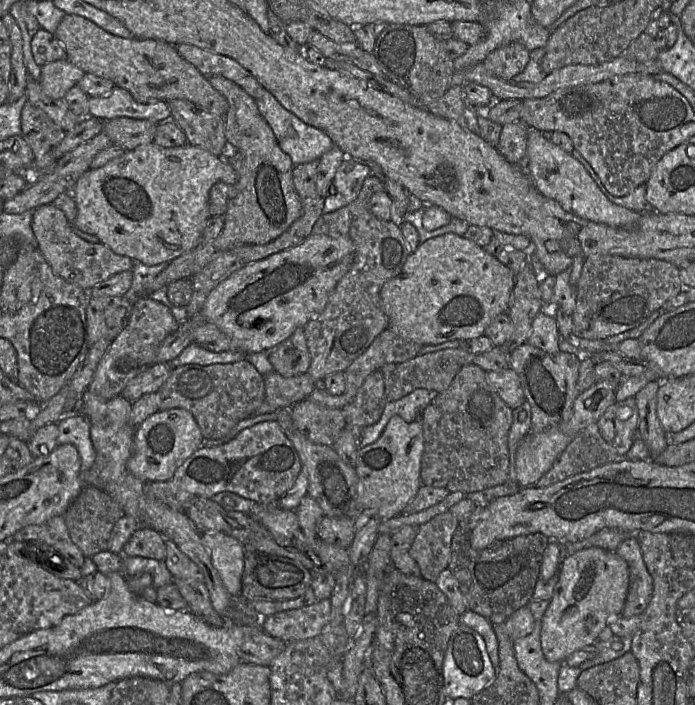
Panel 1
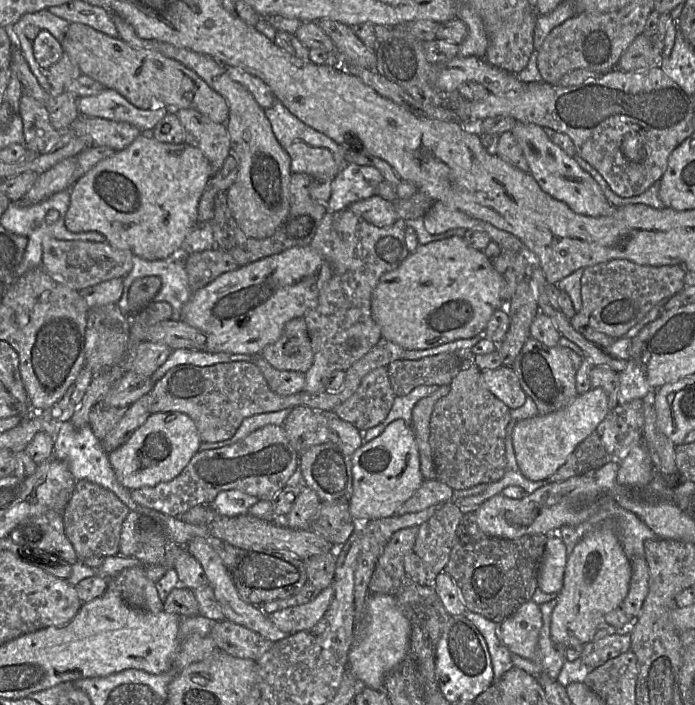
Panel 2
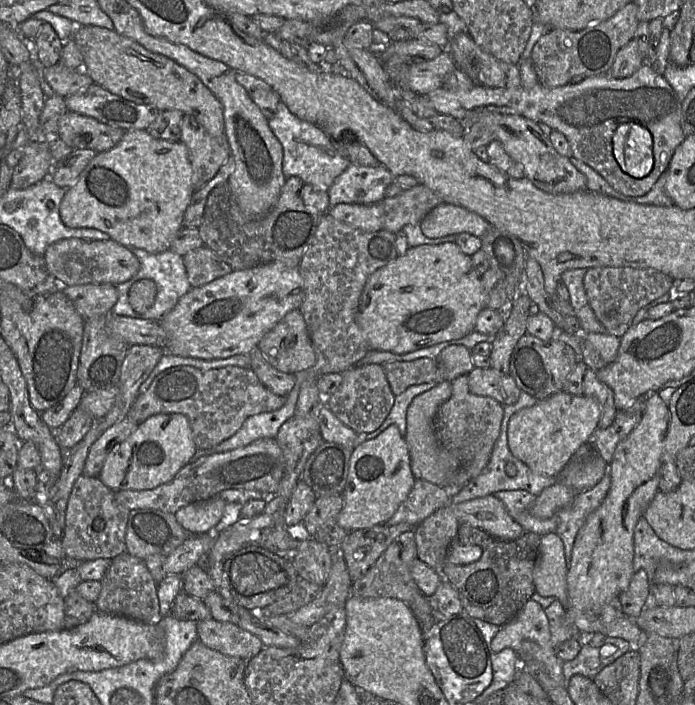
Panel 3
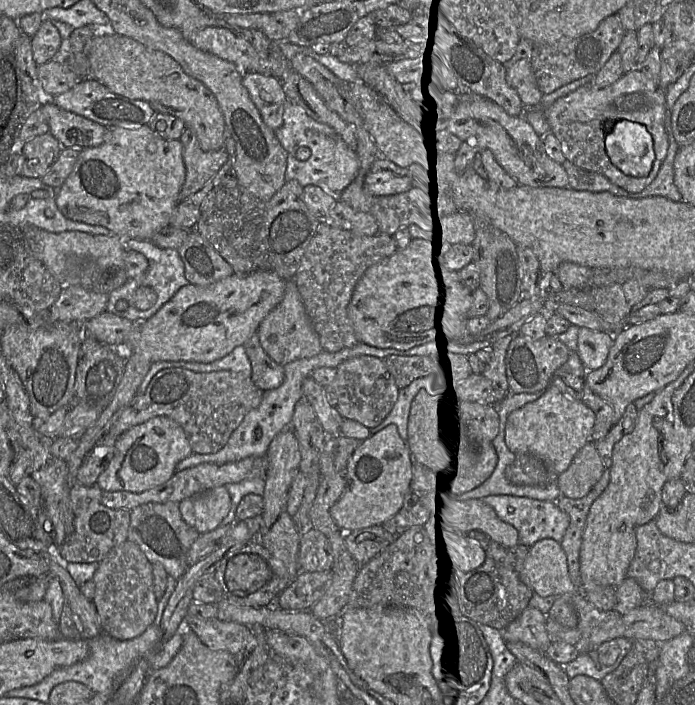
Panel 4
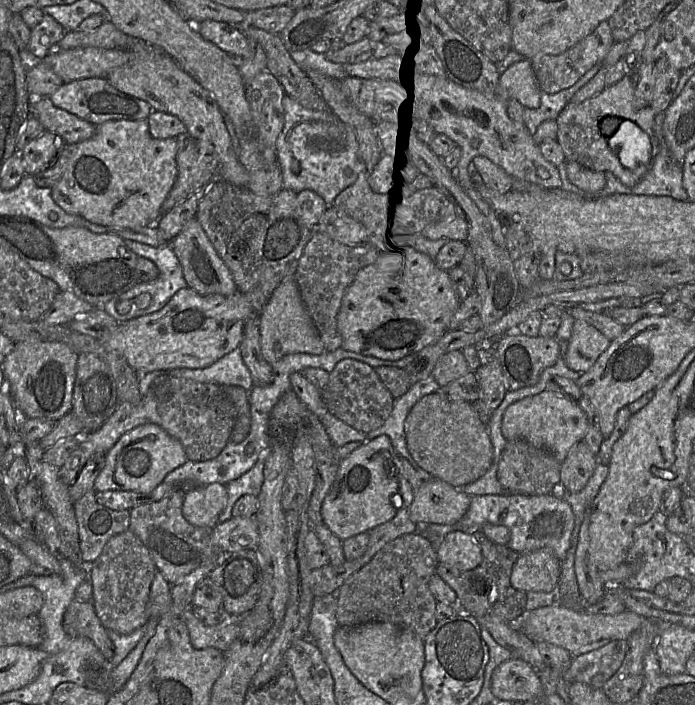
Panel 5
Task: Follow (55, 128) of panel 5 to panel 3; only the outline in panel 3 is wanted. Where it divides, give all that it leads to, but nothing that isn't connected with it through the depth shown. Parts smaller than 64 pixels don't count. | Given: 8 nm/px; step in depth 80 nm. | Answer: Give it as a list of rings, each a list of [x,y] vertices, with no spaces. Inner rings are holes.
[[[67,111],[58,122],[56,136],[72,149],[108,151],[122,139],[125,130],[104,124],[92,117]]]

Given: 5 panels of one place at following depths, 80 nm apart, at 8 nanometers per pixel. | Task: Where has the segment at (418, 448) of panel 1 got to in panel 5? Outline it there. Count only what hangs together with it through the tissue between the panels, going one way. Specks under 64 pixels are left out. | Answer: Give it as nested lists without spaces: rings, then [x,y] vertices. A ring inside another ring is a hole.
[[[380,435],[369,440],[340,461],[336,478],[321,508],[324,524],[340,540],[390,521],[402,506],[399,478],[393,457],[397,455],[390,438]]]

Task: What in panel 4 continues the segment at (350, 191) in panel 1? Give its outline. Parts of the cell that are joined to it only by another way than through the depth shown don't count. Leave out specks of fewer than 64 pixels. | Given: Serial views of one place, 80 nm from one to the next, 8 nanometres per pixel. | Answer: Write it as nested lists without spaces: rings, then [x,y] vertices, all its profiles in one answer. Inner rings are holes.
[[[376,159],[370,167],[363,185],[371,196],[391,196],[413,188],[412,180],[391,171],[391,162]]]

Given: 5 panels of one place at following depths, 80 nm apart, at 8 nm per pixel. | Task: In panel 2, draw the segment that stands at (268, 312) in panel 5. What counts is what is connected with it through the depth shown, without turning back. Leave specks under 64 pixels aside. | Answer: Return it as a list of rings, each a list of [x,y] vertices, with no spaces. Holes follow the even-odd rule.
[[[304,318],[288,321],[281,337],[261,354],[277,370],[306,373],[313,363],[313,351]]]

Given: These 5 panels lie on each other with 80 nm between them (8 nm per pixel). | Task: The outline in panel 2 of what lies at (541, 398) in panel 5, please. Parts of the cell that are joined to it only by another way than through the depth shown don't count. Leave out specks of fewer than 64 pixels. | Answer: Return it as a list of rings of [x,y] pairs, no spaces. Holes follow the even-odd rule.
[[[597,387],[578,394],[558,411],[518,421],[512,431],[512,444],[521,473],[531,481],[546,480],[565,463],[576,446],[596,430],[608,411],[607,394]]]

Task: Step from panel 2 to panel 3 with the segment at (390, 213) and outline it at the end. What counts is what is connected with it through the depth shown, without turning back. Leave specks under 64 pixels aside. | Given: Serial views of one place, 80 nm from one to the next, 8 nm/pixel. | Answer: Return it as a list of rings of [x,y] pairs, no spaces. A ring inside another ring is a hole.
[[[339,203],[328,212],[334,219],[365,232],[384,229],[384,210],[381,203]]]

